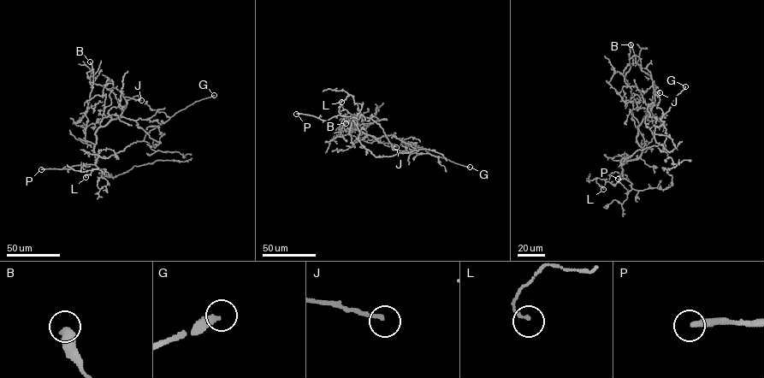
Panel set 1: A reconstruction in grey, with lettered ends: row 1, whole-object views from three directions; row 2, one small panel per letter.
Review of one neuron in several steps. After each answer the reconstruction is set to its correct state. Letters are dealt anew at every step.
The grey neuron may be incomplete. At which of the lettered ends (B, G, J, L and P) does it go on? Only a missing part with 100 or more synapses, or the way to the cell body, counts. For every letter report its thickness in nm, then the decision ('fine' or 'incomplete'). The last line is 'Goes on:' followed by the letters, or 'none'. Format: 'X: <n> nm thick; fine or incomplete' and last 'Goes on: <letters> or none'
B: 480 nm thick; fine
G: 380 nm thick; incomplete
J: 160 nm thick; fine
L: 130 nm thick; fine
P: 320 nm thick; incomplete
Goes on: G, P

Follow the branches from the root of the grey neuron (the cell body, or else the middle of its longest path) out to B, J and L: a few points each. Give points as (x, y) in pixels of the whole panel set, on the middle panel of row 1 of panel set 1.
B: (358, 116), (349, 133), (342, 135), (343, 125), (340, 125), (341, 128), (347, 119), (346, 123)
J: (358, 116), (352, 121), (350, 132), (352, 128), (359, 130), (385, 145), (396, 147)
L: (358, 116), (351, 116), (358, 120), (360, 115), (351, 95), (341, 102)

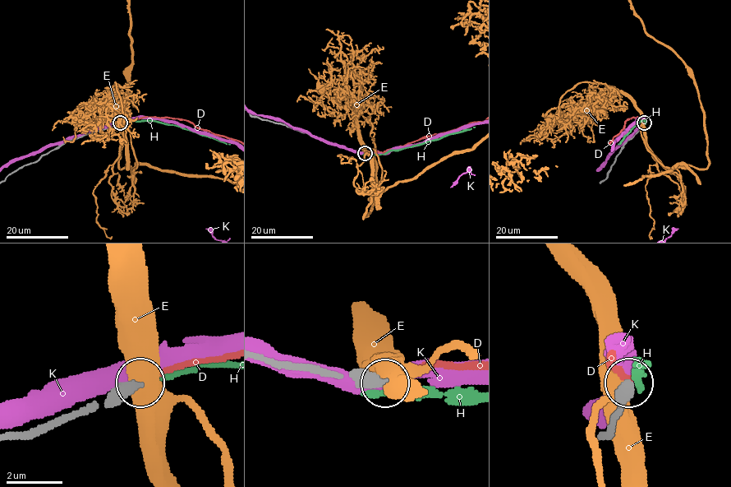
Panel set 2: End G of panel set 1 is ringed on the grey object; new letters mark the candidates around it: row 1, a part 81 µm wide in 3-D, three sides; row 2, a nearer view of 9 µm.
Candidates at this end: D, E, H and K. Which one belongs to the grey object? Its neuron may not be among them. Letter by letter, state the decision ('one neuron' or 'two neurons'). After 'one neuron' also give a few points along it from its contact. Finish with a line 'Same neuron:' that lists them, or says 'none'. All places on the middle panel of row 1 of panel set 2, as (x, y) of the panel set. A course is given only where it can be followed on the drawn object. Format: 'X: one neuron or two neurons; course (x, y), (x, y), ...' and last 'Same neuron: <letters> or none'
D: one neuron
E: two neurons
H: two neurons
K: two neurons
Same neuron: D

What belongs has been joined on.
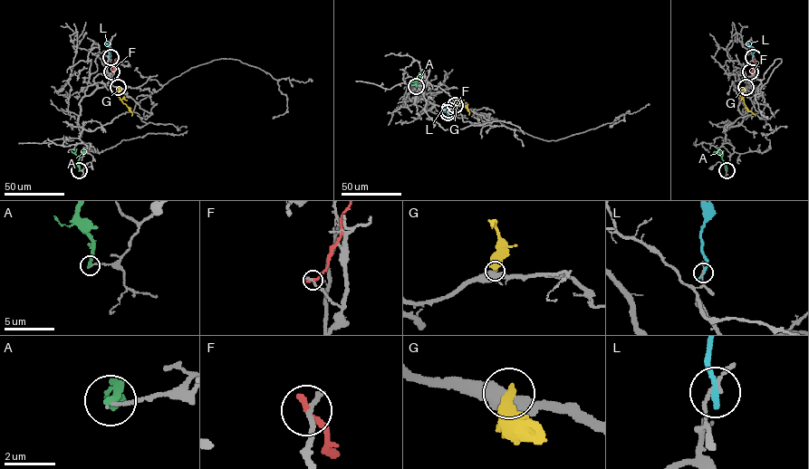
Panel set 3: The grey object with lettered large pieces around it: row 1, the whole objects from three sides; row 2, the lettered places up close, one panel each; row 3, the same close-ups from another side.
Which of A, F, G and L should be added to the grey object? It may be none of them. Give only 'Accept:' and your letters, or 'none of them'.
Accept: none of them

